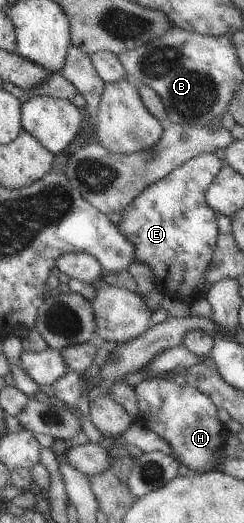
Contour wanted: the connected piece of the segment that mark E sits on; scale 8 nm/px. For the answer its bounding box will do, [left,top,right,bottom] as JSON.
[116,153,223,304]

